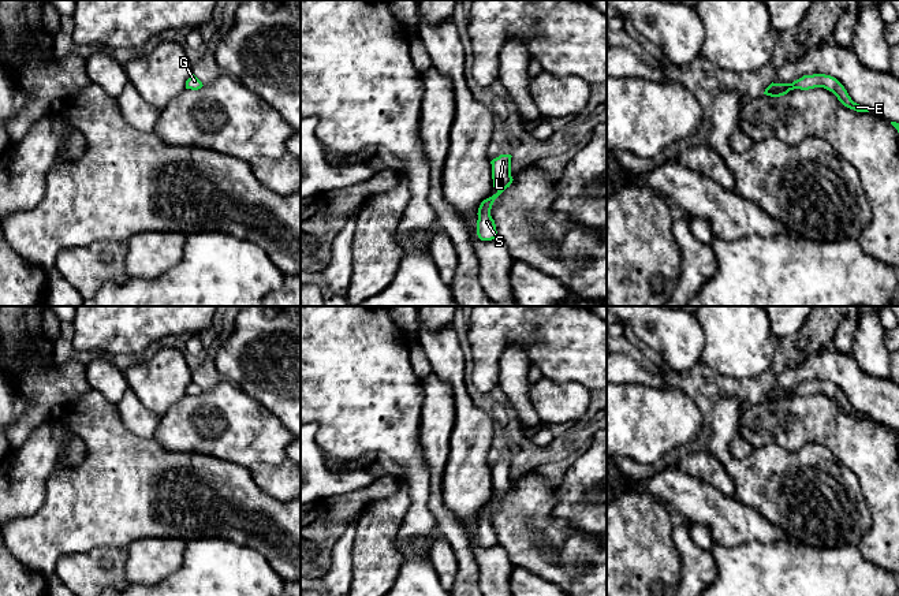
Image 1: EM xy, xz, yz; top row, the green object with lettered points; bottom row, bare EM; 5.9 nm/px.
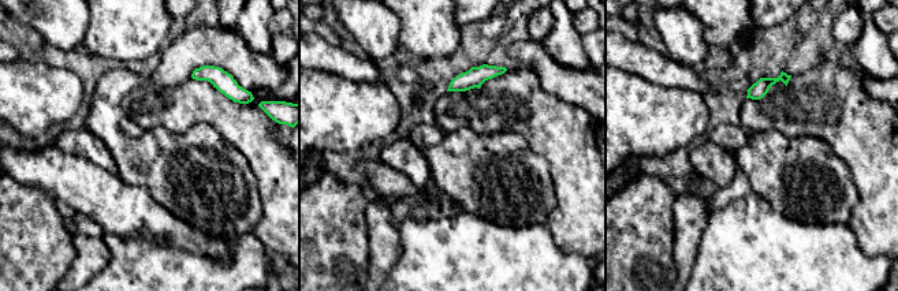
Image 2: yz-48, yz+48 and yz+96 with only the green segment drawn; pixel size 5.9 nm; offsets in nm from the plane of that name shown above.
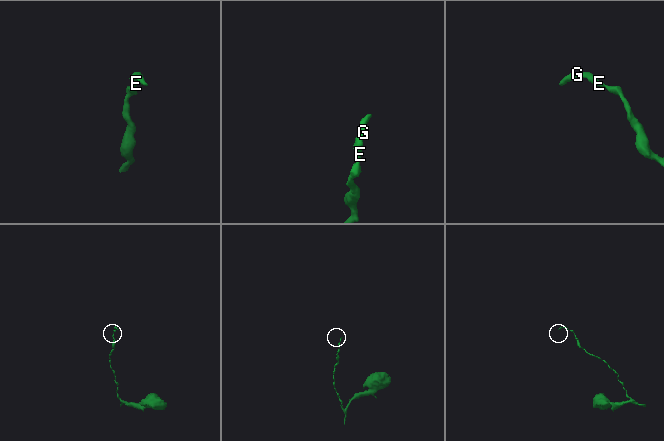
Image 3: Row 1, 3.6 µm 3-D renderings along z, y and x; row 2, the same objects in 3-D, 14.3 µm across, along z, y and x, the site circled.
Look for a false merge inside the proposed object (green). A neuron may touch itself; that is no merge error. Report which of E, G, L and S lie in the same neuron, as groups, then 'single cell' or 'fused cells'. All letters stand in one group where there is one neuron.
groups E G L S; single cell

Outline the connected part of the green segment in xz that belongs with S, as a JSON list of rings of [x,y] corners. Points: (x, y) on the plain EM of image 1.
[[[500,461],[490,468],[493,493],[496,500],[484,506],[478,514],[477,541],[481,547],[492,547],[497,544],[496,530],[490,522],[495,506],[512,489],[511,483],[511,461]]]

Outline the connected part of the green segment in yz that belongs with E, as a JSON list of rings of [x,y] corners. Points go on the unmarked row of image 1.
[[[825,380],[803,381],[802,384],[794,387],[792,390],[772,388],[765,395],[764,401],[771,403],[780,403],[794,395],[809,396],[814,394],[824,394],[832,398],[838,403],[838,406],[850,416],[854,416],[857,418],[869,418],[869,416],[851,406],[844,392],[836,384]]]

